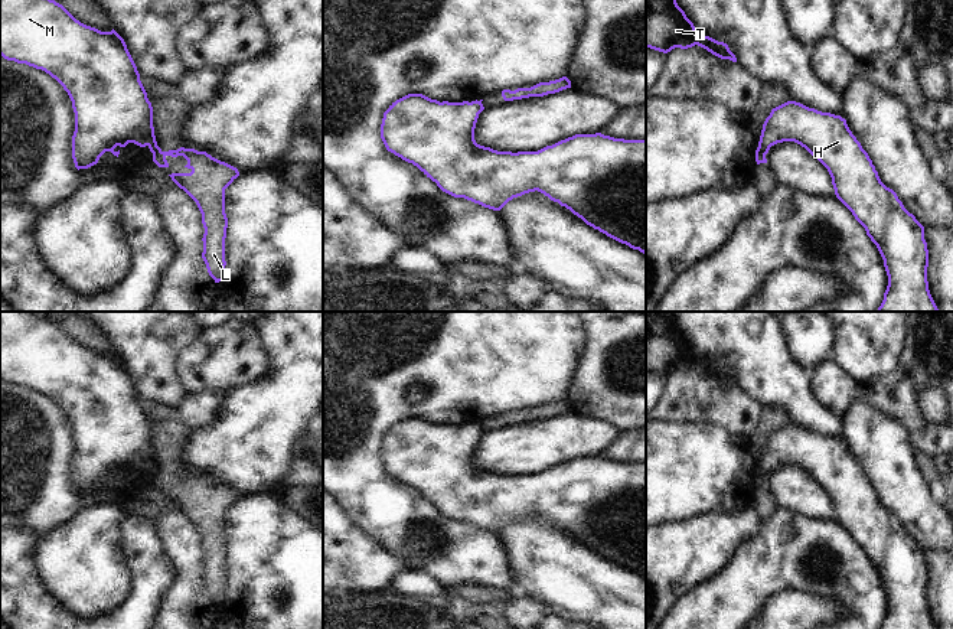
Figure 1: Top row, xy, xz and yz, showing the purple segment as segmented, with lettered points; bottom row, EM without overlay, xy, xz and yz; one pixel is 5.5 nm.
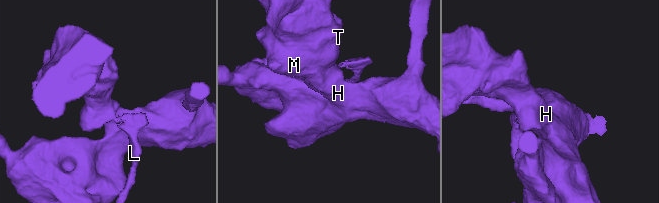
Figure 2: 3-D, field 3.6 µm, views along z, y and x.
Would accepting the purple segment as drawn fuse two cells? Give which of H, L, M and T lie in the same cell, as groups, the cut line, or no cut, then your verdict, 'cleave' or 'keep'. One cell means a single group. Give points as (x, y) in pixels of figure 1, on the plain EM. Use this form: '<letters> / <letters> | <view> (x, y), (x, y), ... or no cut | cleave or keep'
H M T / L | xy (157, 469), (153, 478) | cleave

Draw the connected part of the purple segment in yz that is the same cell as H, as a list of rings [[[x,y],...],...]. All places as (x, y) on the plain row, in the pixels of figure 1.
[[[787,424],[766,441],[758,473],[767,478],[783,465],[800,467],[828,492],[836,521],[877,568],[888,599],[881,629],[936,629],[927,604],[924,550],[881,505],[846,443]]]

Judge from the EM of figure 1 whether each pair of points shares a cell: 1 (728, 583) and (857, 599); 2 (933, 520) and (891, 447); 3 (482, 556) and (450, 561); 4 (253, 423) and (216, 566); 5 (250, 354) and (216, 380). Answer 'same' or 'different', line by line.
1: same
2: same
3: same
4: different
5: same

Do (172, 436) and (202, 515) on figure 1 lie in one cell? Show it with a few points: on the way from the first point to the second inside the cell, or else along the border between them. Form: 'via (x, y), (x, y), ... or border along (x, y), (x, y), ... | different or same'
via (172, 456), (172, 476), (191, 495) | same

